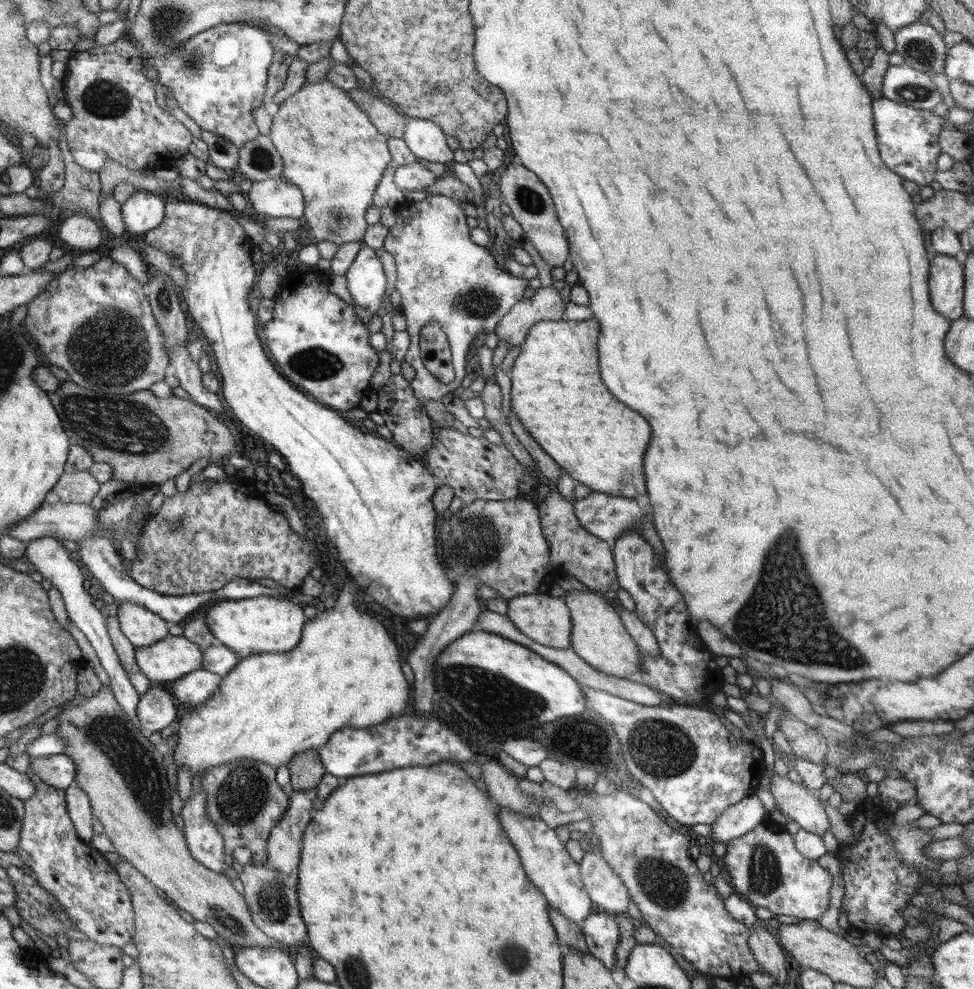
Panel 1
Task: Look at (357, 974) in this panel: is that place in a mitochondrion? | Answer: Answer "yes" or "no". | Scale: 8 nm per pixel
yes

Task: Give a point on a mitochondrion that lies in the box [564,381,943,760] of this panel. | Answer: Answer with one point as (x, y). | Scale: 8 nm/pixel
(785, 614)

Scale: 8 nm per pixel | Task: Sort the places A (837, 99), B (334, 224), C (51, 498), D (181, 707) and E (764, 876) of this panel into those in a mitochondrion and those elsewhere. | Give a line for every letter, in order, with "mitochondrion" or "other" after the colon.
A: other
B: other
C: other
D: other
E: mitochondrion

